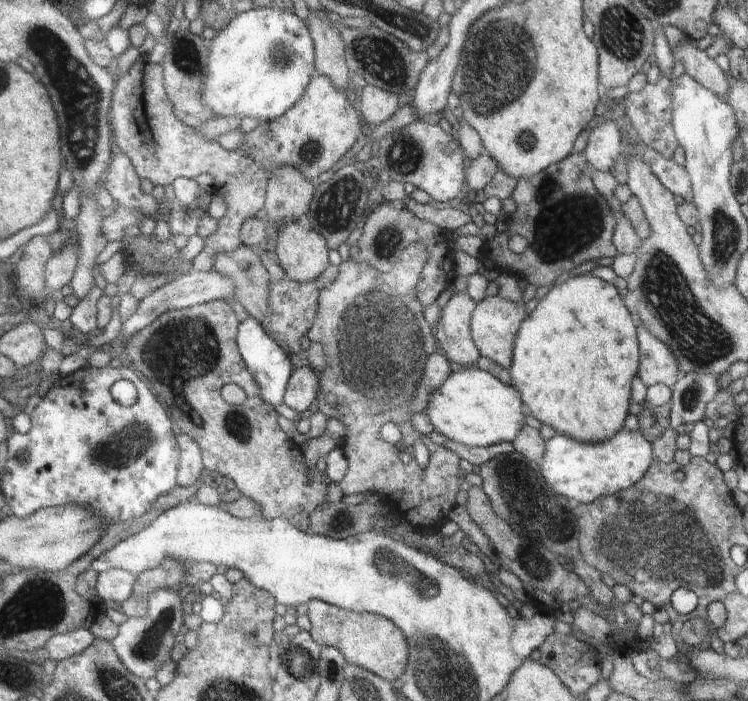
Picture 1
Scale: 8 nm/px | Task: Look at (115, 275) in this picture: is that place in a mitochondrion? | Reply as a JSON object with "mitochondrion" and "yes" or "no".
{"mitochondrion":"no"}

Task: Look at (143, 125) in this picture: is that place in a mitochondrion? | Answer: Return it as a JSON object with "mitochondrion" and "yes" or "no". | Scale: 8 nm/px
{"mitochondrion":"no"}

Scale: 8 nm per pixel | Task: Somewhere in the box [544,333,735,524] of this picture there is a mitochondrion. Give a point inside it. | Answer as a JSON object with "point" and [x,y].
{"point":[693,393]}

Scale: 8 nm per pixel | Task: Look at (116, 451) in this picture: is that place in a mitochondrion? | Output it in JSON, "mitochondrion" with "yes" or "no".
{"mitochondrion":"yes"}

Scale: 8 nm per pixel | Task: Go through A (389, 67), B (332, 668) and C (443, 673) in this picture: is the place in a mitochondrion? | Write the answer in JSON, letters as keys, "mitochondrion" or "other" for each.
{"A":"mitochondrion","B":"mitochondrion","C":"mitochondrion"}

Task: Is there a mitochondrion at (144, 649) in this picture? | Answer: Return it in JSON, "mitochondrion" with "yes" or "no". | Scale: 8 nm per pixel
{"mitochondrion":"yes"}

